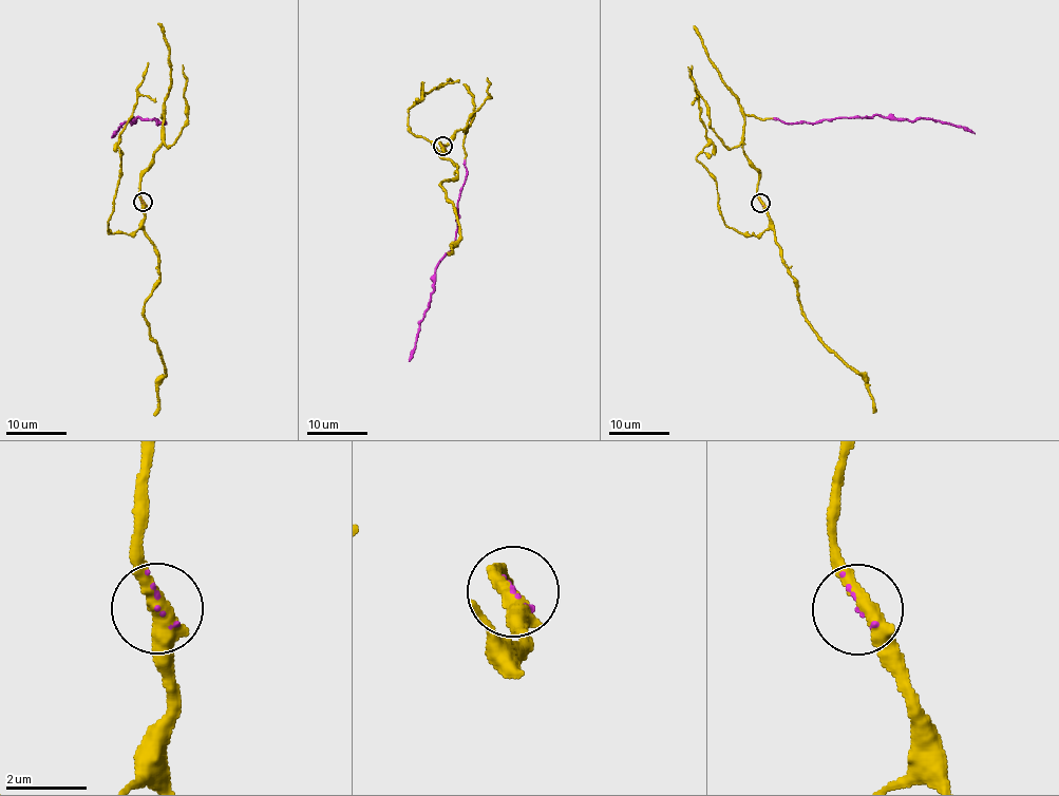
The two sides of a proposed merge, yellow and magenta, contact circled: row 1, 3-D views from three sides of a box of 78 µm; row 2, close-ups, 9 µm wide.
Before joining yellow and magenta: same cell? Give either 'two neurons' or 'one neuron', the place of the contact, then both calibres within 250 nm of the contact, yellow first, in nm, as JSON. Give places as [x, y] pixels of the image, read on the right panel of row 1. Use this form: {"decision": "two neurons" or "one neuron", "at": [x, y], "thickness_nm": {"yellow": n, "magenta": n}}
{"decision": "one neuron", "at": [760, 203], "thickness_nm": {"yellow": 400, "magenta": 70}}

